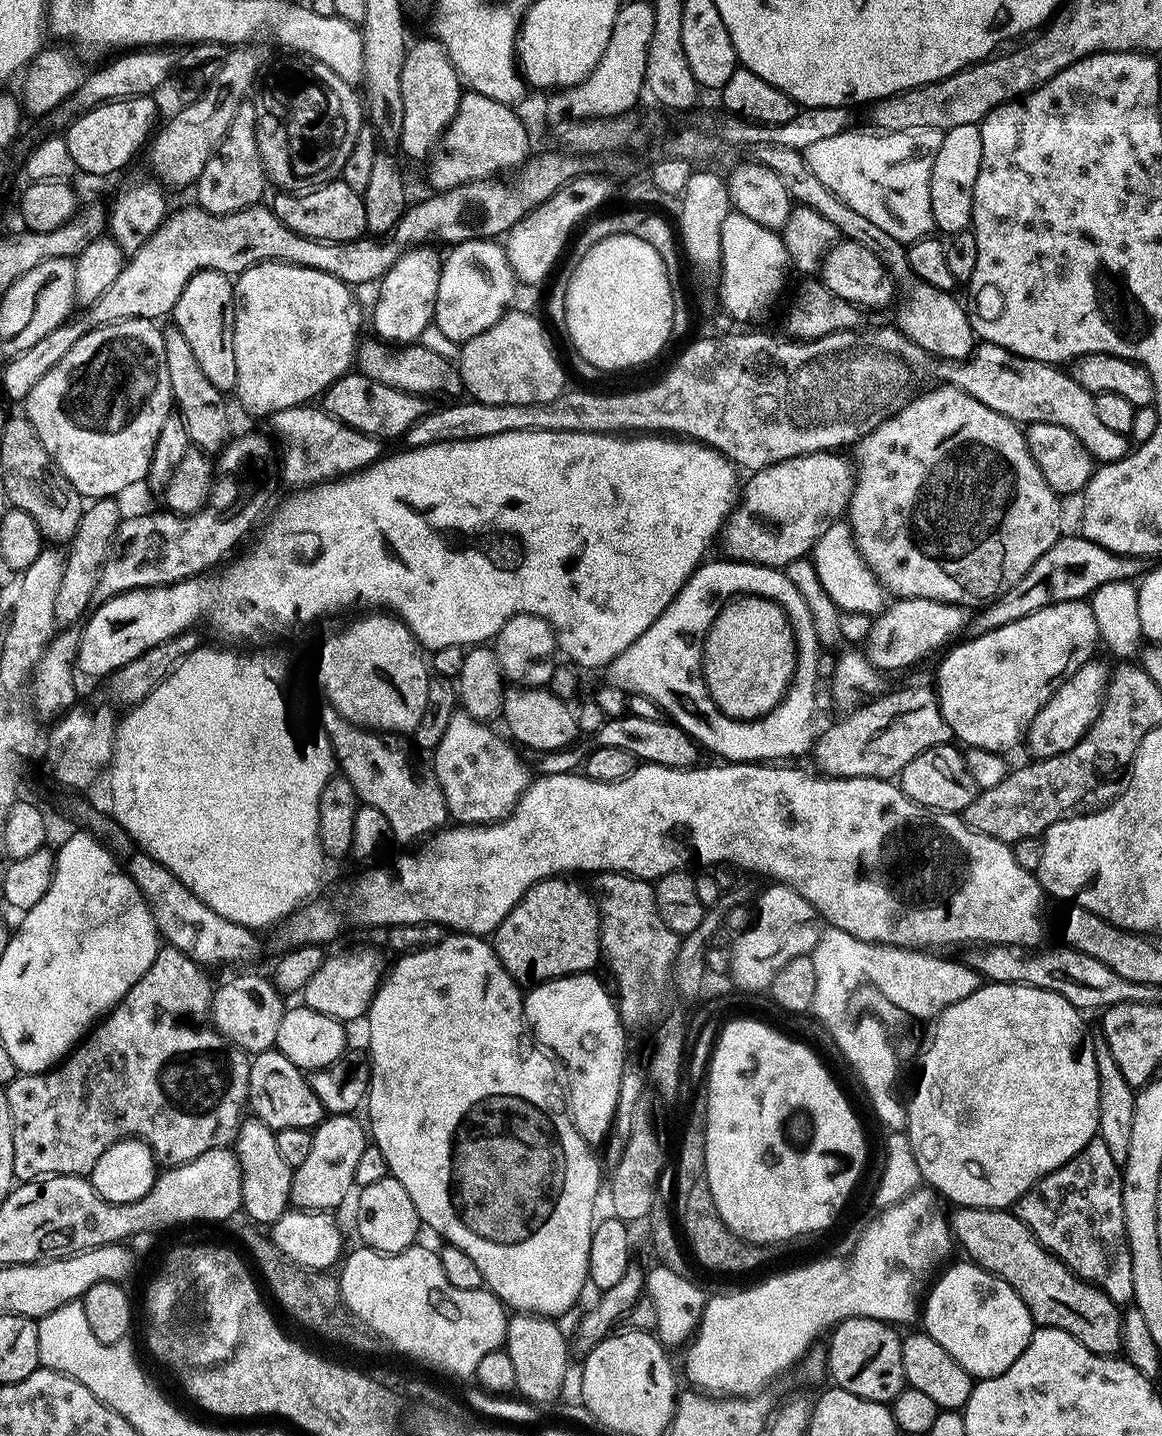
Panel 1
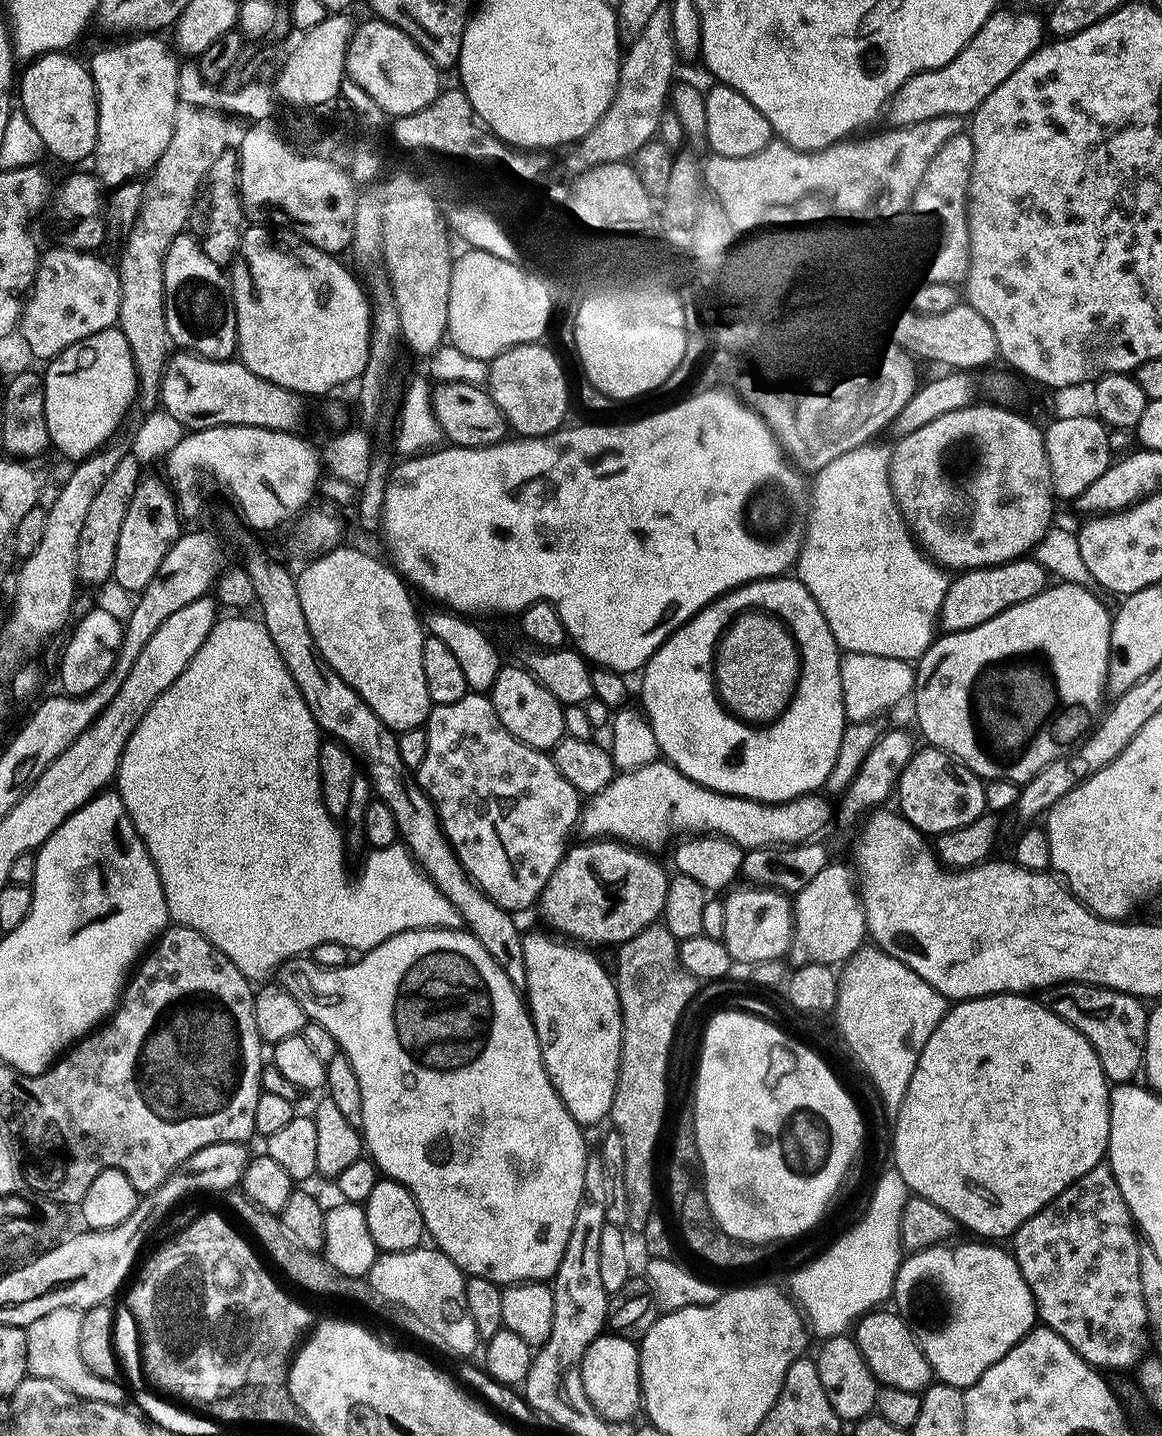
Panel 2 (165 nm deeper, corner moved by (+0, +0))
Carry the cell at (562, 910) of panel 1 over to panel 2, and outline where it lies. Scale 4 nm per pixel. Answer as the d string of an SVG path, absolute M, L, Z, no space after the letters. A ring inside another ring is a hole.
M614 839L597 840L595 842L580 842L577 846L569 847L567 854L564 856L564 861L558 866L558 870L554 870L554 878L550 878L550 882L546 886L546 890L540 895L538 912L544 915L544 920L549 924L553 933L559 934L561 937L567 938L572 942L579 942L584 946L593 946L592 944L613 944L619 946L630 942L634 938L638 938L638 934L645 932L647 928L651 928L663 917L664 907L666 906L666 890L670 879L669 873L664 873L664 868L656 860L651 860L647 851L633 848L626 844L621 844L620 841Z

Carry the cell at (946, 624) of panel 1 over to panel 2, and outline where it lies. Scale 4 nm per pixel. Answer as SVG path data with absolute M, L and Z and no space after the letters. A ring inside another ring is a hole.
M1032 558L1012 561L996 568L981 568L959 575L948 588L941 612L941 629L948 634L977 629L1022 602L1033 600L1047 591L1048 572Z

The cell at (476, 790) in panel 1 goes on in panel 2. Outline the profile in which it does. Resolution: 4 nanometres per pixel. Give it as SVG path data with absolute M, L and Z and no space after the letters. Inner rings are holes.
M469 694L460 702L455 702L454 705L435 705L432 713L428 715L426 731L428 749L426 750L426 762L422 762L422 766L418 770L421 788L419 791L427 796L436 807L436 813L440 815L440 827L444 830L444 836L456 852L456 857L460 859L460 864L464 867L469 879L484 891L484 895L489 896L498 907L506 912L519 914L519 912L526 911L527 908L535 909L539 905L540 895L546 890L550 878L554 878L554 870L558 870L558 866L564 861L564 856L570 847L568 839L571 838L572 832L574 836L577 831L582 815L580 792L574 790L574 786L570 786L570 782L566 782L566 778L562 778L558 766L552 761L549 753L539 752L518 742L518 738L514 738L514 734L510 734L504 729L491 699L487 695Z

